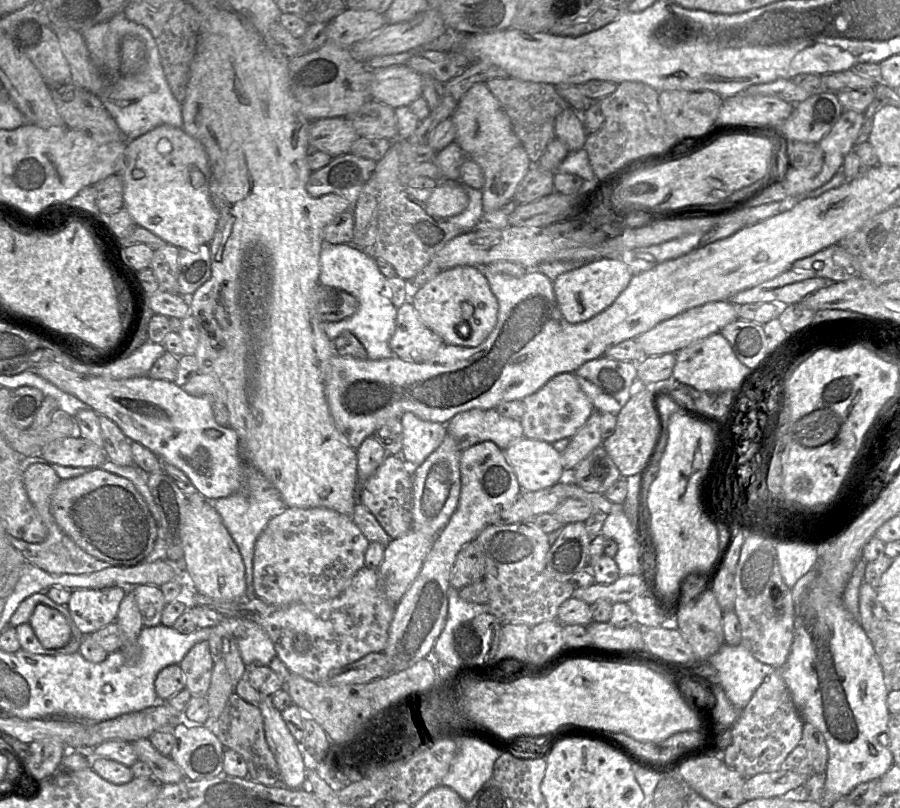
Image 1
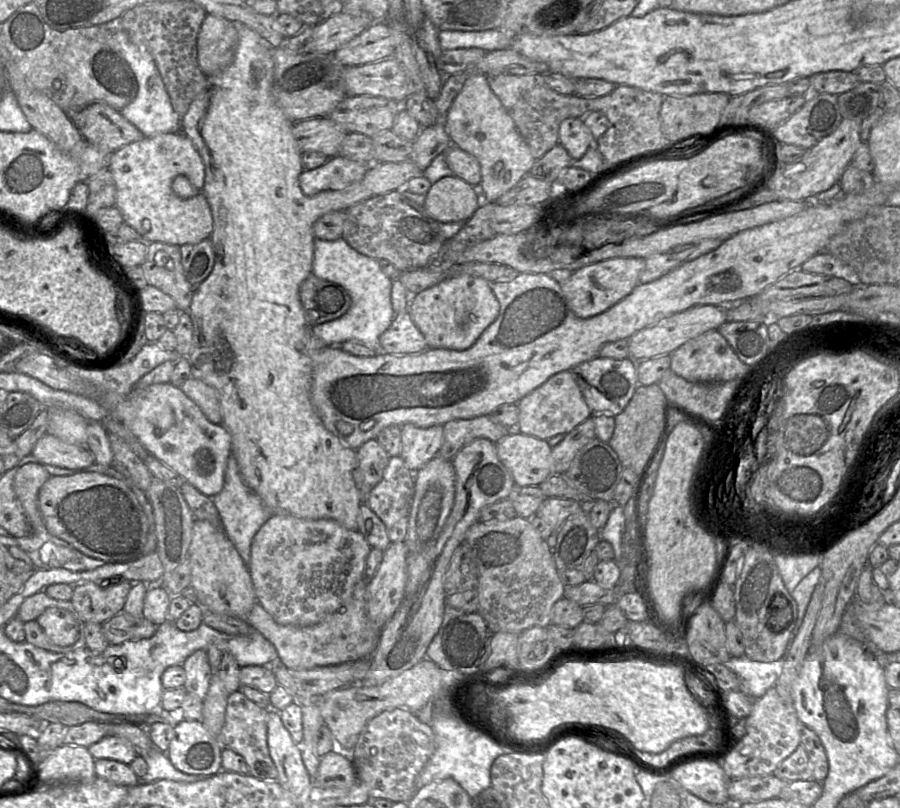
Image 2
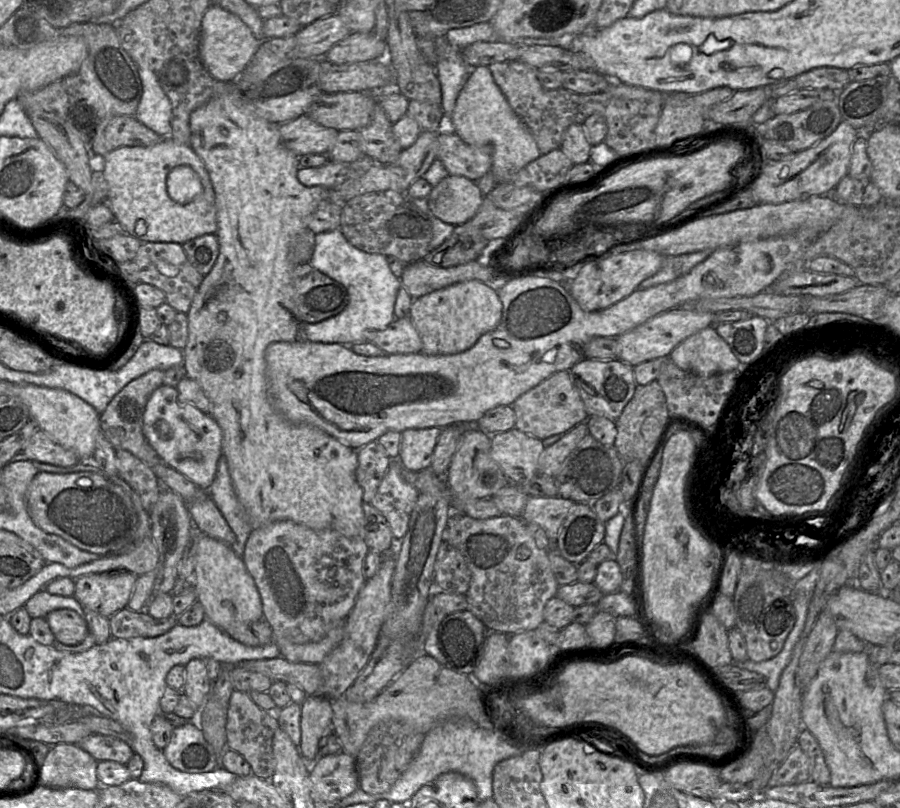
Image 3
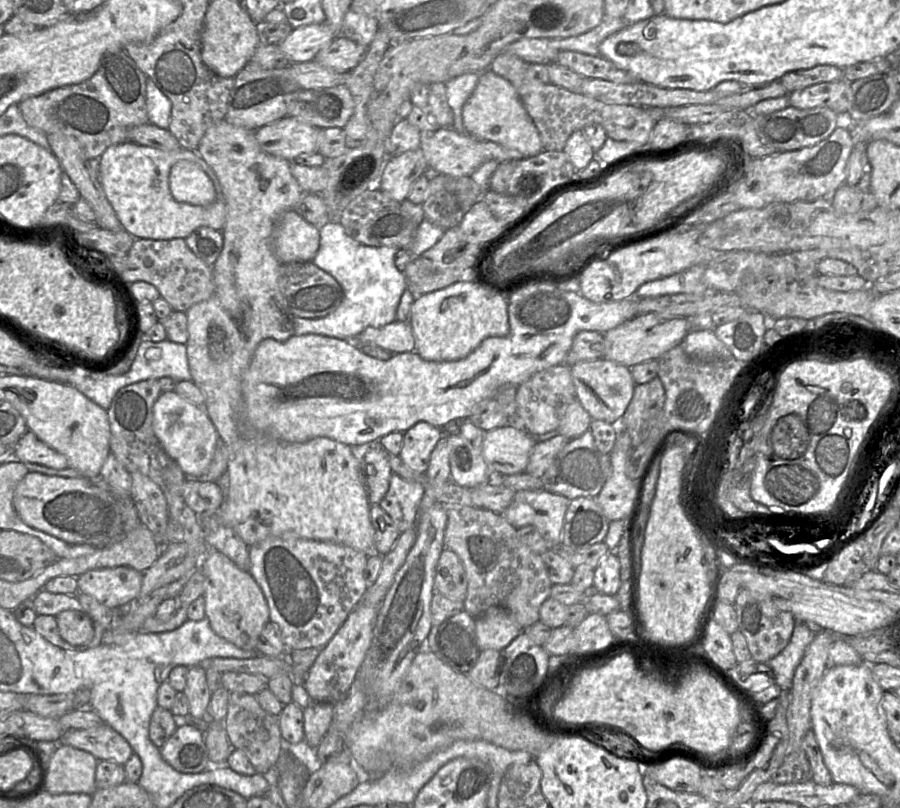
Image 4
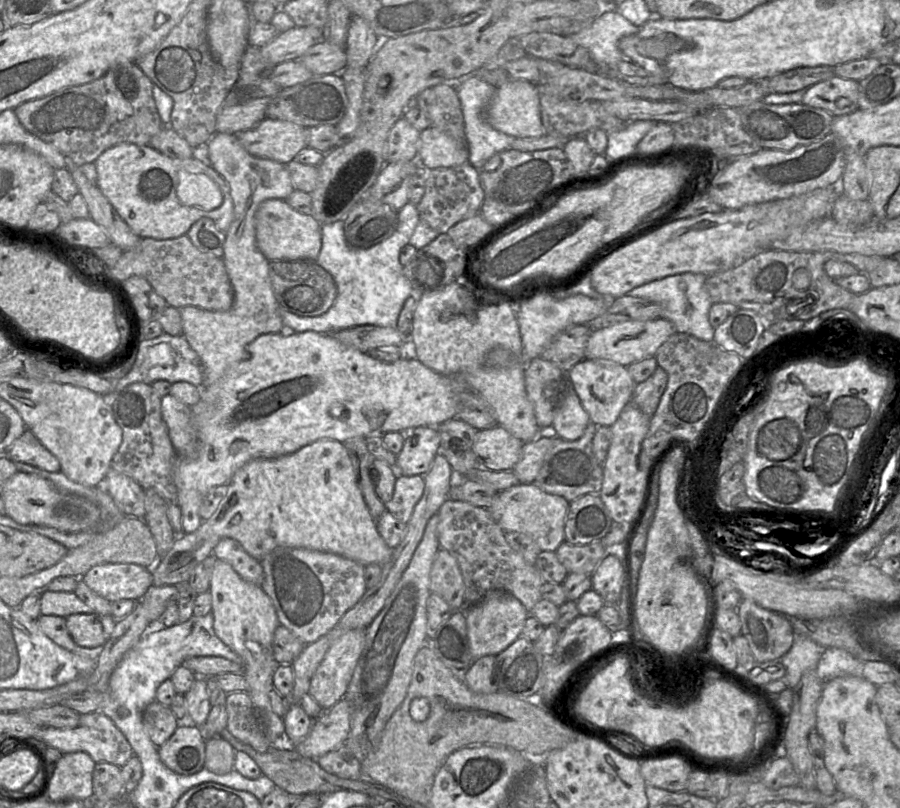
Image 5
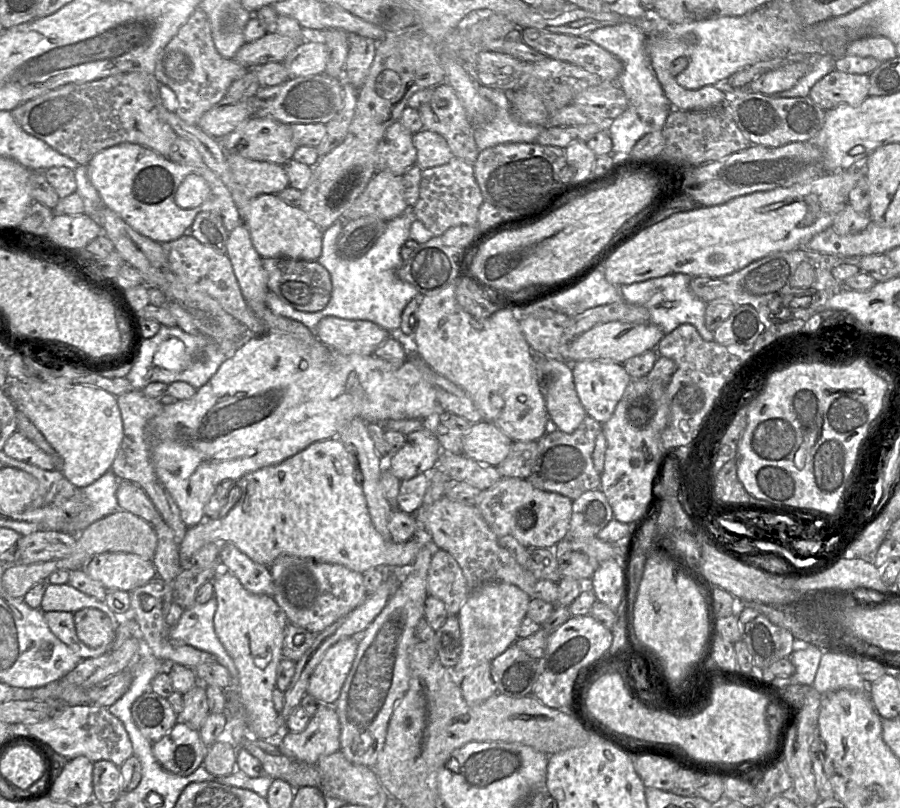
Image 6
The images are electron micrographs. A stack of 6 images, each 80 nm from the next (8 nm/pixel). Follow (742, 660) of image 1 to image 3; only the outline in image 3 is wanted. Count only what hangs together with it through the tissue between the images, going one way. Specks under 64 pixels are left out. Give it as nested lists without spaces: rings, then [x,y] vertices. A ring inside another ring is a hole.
[[[803,620],[800,625],[795,621],[794,627],[789,633],[781,652],[775,657],[762,662],[754,662],[747,659],[742,663],[736,664],[746,670],[756,672],[764,676],[766,679],[766,687],[775,692],[778,688],[781,674],[790,661],[793,648],[799,640],[804,629],[804,625],[805,620]]]

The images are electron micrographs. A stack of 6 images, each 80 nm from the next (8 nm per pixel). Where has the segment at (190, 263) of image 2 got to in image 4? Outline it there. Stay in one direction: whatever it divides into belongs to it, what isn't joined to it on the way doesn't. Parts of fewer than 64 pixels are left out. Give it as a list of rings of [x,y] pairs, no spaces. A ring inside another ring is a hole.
[[[207,226],[197,228],[184,240],[188,248],[209,267],[213,266],[223,247],[222,231]]]

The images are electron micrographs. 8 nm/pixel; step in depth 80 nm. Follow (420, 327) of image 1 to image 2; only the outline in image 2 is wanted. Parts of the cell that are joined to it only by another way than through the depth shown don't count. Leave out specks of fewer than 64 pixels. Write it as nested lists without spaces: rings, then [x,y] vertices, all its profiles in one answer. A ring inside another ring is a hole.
[[[409,310],[400,311],[379,337],[381,352],[387,354],[421,353],[428,349],[424,335],[412,320]]]

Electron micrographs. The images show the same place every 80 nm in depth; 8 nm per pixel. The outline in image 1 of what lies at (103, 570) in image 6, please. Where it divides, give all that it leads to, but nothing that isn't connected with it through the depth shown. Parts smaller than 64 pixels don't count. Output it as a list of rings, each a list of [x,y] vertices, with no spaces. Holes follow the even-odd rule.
[[[123,587],[72,590],[67,607],[83,635],[92,634],[115,621],[127,590]]]

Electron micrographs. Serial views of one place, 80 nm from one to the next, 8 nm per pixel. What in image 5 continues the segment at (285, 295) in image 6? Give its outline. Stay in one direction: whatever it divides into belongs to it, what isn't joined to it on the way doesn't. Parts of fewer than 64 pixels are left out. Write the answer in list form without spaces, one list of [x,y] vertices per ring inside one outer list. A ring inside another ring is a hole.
[[[313,260],[269,261],[269,276],[278,305],[299,316],[319,316],[333,305],[337,286],[330,273]]]

